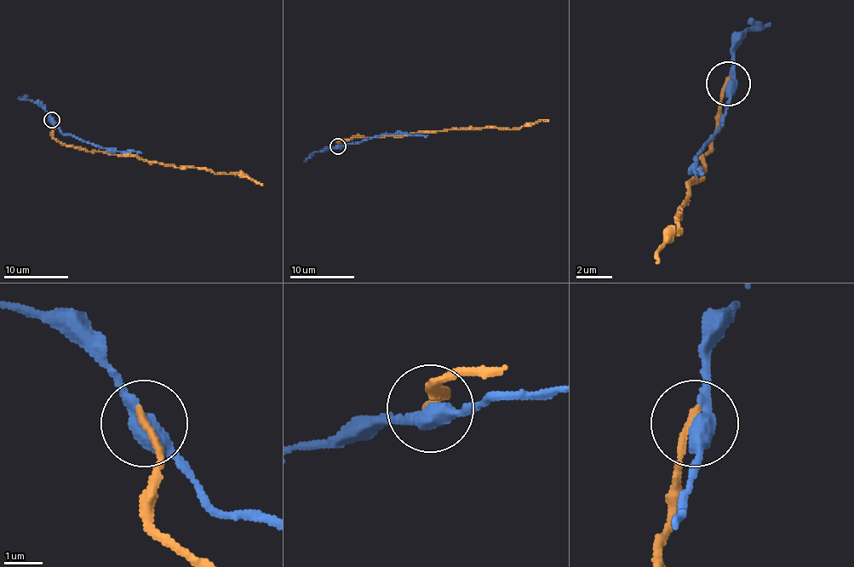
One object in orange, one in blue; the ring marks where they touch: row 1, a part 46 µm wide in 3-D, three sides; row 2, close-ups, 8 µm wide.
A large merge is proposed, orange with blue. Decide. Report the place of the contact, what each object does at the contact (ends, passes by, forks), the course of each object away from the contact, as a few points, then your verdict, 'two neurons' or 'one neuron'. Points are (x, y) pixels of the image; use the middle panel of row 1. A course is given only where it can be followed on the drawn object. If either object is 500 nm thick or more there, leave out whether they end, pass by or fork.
place (337, 146); orange ends; blue passes by; course orange (338, 146), (352, 137), (416, 134), (463, 128), (501, 129), (529, 126), (541, 119), (548, 121); course blue (338, 146), (357, 144), (381, 134), (427, 135); two neurons

